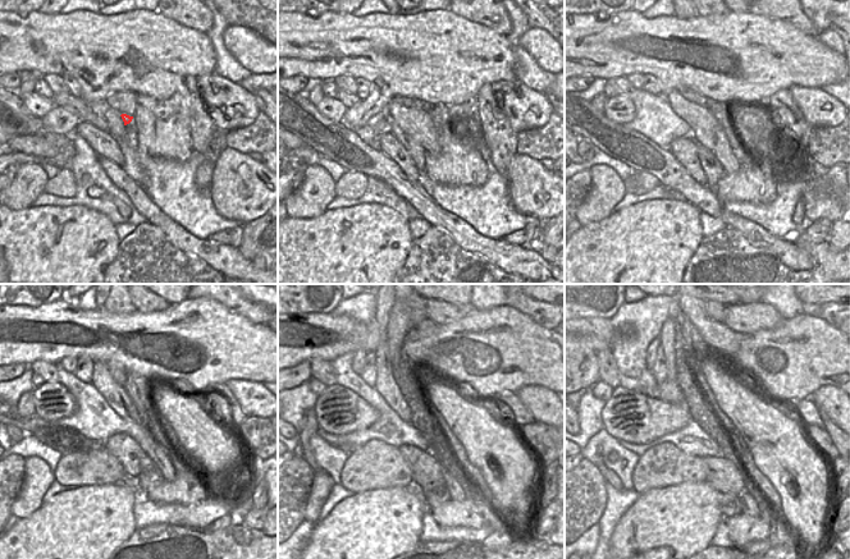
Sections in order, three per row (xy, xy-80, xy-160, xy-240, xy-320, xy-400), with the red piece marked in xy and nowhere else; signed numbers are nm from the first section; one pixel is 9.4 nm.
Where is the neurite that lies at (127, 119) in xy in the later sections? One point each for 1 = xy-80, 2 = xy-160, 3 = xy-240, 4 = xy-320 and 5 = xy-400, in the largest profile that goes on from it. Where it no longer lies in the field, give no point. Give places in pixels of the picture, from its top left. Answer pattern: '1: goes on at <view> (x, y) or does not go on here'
1: goes on at xy-80 (417, 123)
2: goes on at xy-160 (707, 131)
3: goes on at xy-240 (115, 395)
4: goes on at xy-320 (385, 385)
5: goes on at xy-400 (667, 335)

